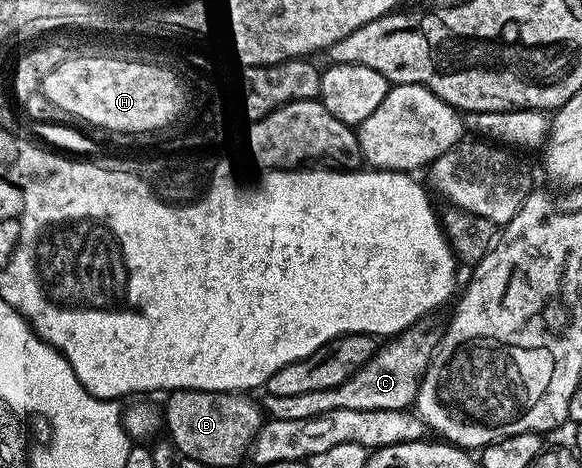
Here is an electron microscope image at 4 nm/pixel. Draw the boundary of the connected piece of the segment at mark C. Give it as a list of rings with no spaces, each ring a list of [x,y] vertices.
[[[426,324],[410,325],[404,333],[380,344],[375,354],[345,383],[325,387],[325,391],[305,391],[305,395],[268,396],[265,409],[274,419],[309,419],[325,415],[325,411],[407,411],[415,404],[415,397],[423,385],[423,376],[437,348],[436,338],[427,337]]]

